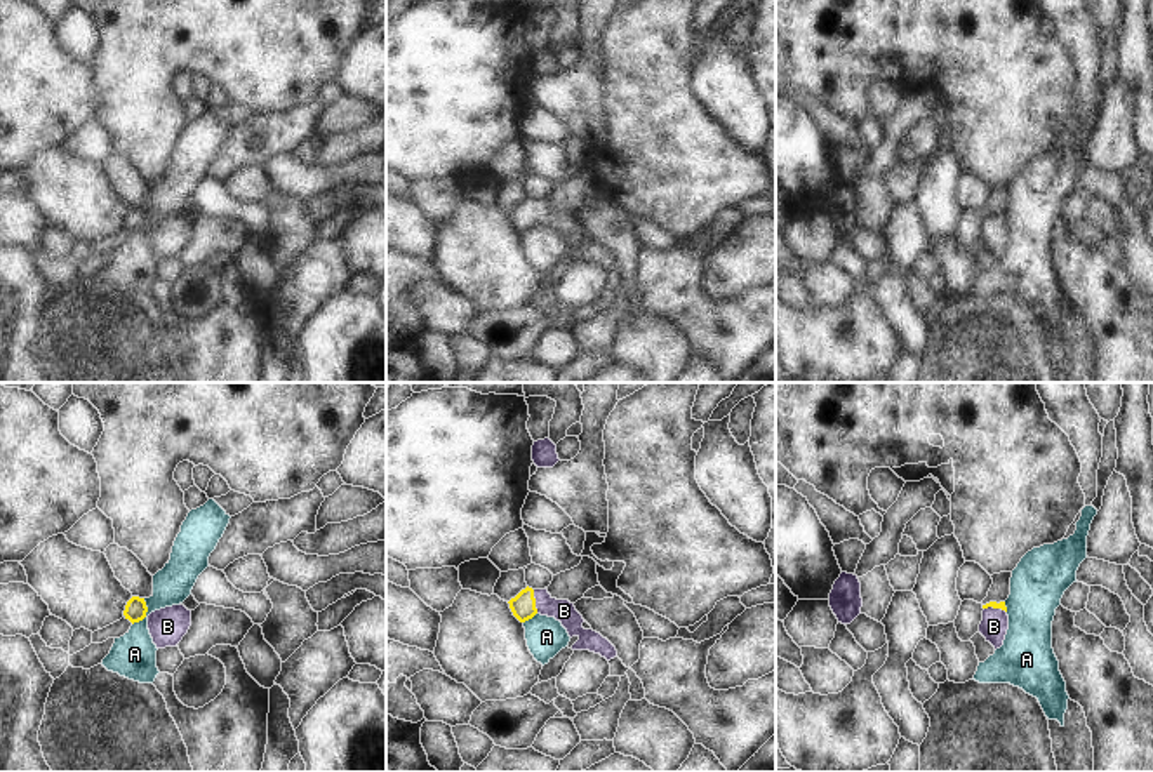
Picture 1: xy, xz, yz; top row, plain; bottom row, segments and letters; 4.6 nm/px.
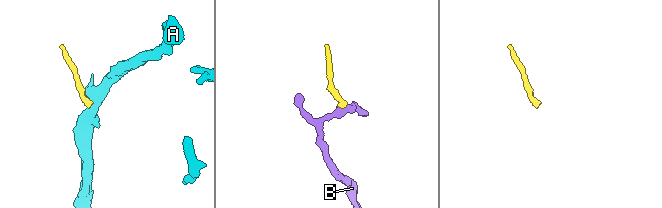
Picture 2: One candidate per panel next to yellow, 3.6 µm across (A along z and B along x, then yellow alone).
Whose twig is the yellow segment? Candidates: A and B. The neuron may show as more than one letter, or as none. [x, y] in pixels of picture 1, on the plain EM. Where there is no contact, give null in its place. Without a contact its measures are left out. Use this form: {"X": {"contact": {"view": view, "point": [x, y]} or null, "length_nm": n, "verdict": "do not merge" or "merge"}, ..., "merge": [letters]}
{"A": {"contact": {"view": "xy", "point": [145, 225]}, "length_nm": 140, "verdict": "do not merge"}, "B": {"contact": {"view": "xz", "point": [534, 212]}, "length_nm": 110, "verdict": "merge"}, "merge": ["B"]}

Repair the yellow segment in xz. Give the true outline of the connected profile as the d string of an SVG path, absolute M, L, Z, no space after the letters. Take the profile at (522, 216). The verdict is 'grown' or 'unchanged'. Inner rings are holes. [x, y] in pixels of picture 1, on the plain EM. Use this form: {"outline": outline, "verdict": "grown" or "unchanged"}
{"outline": "M522 200L510 212L510 219L513 226L525 233L532 230L536 224L555 228L567 240L569 247L577 247L579 250L572 256L572 261L590 261L600 264L607 271L617 266L616 257L603 249L600 243L593 240L583 238L583 226L576 221L574 214L569 210L553 209L548 200Z", "verdict": "grown"}

